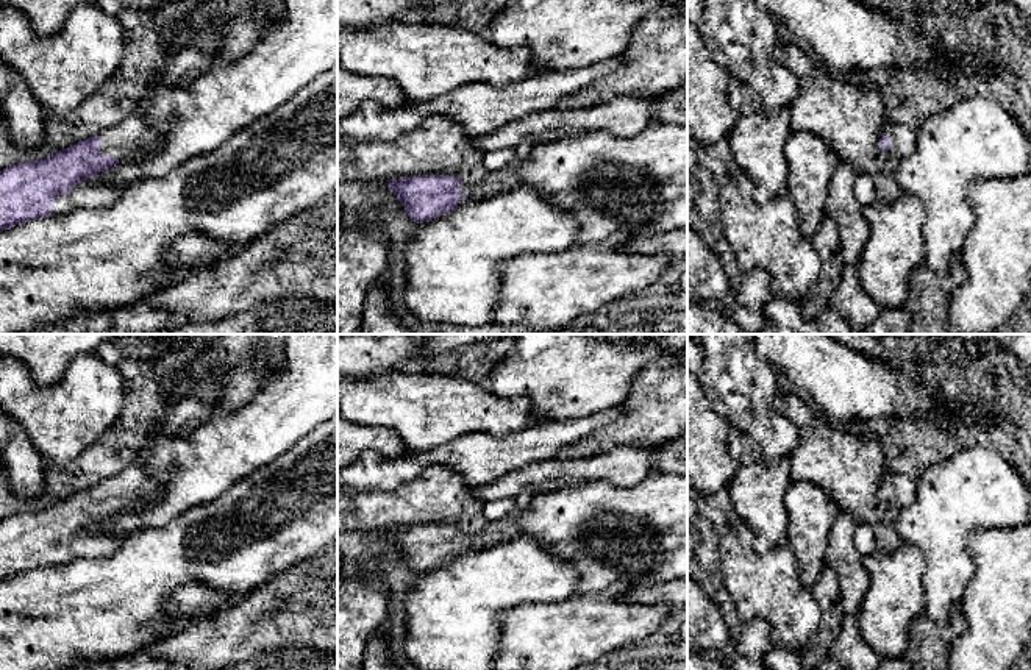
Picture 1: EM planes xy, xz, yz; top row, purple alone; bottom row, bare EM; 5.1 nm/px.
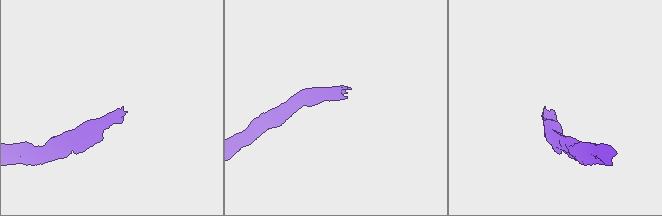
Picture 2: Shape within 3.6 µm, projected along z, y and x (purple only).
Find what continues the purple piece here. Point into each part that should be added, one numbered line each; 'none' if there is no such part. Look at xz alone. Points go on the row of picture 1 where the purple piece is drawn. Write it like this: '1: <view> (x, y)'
1: xz (506, 178)

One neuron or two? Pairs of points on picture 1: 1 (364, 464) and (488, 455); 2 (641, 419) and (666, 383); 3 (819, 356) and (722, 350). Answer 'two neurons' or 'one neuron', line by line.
1: one neuron
2: one neuron
3: two neurons

